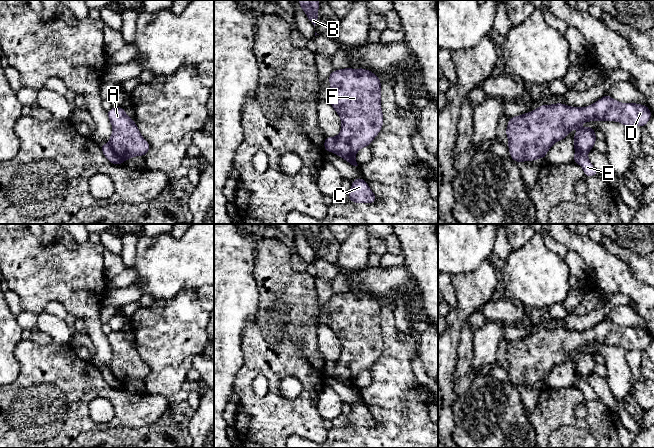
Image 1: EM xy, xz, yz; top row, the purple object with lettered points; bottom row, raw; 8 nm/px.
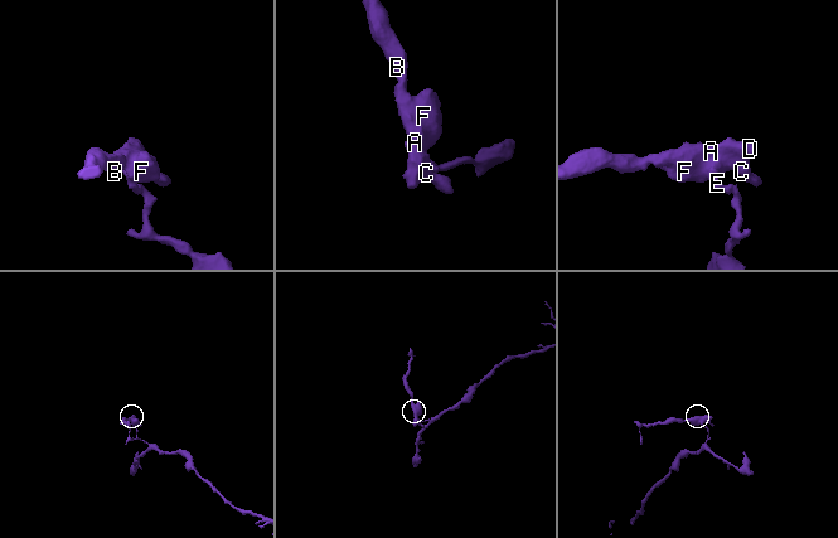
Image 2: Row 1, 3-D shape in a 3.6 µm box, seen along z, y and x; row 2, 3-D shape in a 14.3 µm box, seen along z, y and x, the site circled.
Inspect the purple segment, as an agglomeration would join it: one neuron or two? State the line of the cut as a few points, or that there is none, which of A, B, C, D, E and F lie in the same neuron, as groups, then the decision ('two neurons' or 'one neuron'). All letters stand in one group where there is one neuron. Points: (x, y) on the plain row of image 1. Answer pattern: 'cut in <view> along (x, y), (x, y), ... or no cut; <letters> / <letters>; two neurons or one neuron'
cut in xy along (108, 368), (123, 385); A B C D F / E; two neurons

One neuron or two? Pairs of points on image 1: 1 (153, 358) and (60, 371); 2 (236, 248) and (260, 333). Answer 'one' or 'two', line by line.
1: two
2: two

